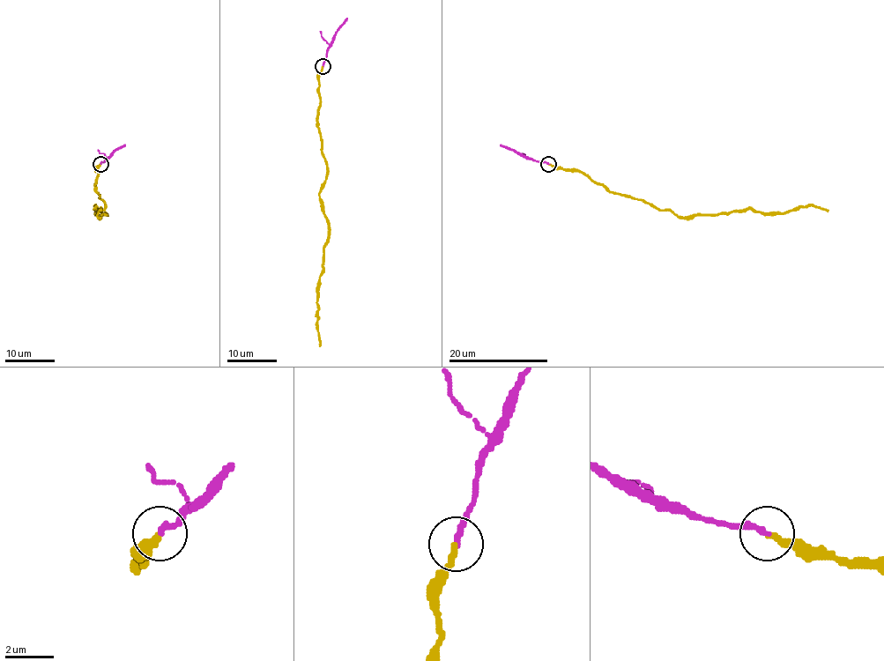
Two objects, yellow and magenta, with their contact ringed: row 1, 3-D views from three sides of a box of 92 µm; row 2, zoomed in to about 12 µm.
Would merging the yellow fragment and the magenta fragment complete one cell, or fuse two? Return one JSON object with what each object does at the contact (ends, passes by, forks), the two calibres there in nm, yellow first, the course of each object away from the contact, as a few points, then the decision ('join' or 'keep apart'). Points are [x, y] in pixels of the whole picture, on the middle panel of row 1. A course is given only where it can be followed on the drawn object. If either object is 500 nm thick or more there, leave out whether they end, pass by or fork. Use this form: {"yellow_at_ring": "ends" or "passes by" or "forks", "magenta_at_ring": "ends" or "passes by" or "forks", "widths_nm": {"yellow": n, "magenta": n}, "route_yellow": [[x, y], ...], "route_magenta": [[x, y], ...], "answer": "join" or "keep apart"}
{"yellow_at_ring": "ends", "magenta_at_ring": "ends", "widths_nm": {"yellow": 280, "magenta": 280}, "route_yellow": [[322, 67], [318, 76], [317, 126], [327, 168], [319, 196], [328, 239], [318, 282], [319, 345]], "route_magenta": [[322, 67], [332, 38], [346, 18]], "answer": "join"}

